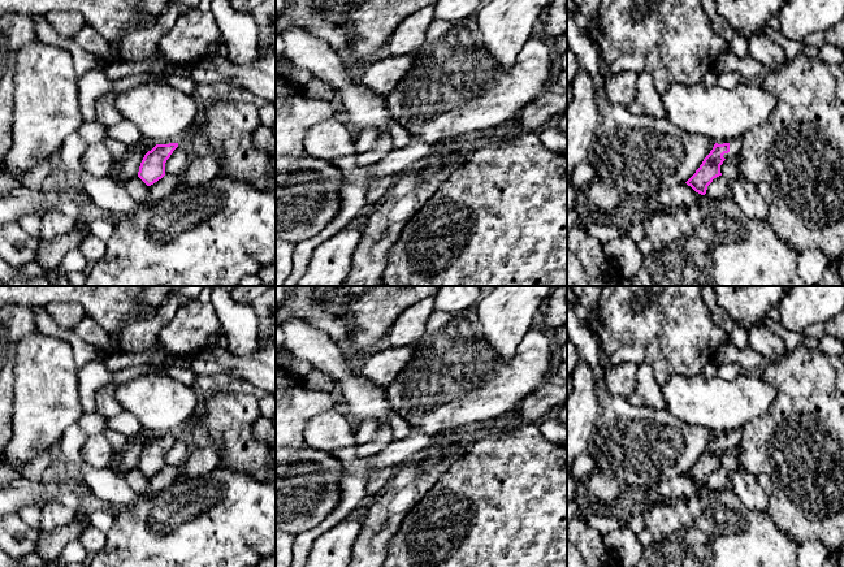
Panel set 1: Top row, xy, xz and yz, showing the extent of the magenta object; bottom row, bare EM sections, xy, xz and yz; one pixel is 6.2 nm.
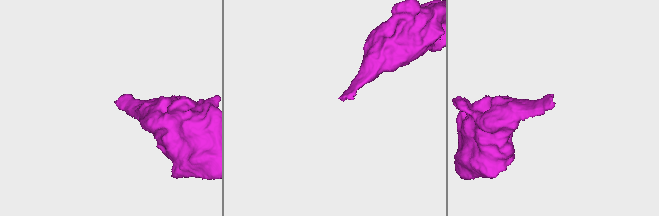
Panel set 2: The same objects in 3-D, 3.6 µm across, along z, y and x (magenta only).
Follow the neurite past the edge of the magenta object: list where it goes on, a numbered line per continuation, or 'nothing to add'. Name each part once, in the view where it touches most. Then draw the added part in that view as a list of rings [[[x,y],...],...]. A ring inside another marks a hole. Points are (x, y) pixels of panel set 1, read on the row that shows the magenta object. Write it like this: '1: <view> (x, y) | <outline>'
1: yz (735, 146) | [[[733,139],[730,142],[730,152],[724,153],[723,157],[736,161],[739,157],[740,150],[741,150],[741,139]]]

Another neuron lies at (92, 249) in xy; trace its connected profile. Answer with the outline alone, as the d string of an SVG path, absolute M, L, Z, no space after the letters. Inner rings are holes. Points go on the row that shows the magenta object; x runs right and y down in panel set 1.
M87 234L82 239L82 254L90 267L99 263L105 255L105 251L107 251L105 241L101 241L92 234Z

